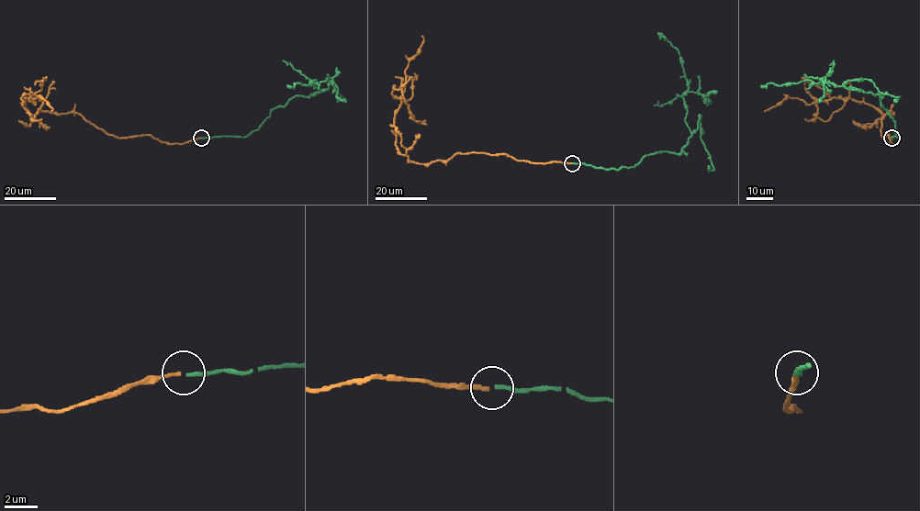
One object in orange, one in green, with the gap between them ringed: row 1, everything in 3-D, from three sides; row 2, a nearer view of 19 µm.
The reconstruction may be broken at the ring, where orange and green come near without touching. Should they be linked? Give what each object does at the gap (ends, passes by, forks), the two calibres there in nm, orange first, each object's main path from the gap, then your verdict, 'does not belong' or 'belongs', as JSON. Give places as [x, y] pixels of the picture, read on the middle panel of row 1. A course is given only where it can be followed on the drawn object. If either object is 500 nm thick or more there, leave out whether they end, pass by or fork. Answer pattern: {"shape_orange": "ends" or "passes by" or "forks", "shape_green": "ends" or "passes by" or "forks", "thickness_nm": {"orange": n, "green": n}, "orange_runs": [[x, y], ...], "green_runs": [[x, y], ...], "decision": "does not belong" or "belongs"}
{"shape_orange": "ends", "shape_green": "ends", "thickness_nm": {"orange": 240, "green": 240}, "orange_runs": [[571, 163], [485, 153], [411, 162], [396, 144], [402, 100], [394, 87], [415, 120], [425, 120]], "green_runs": [[572, 162], [619, 170], [646, 155], [678, 154], [687, 144], [691, 134], [682, 61], [657, 33]], "decision": "does not belong"}

